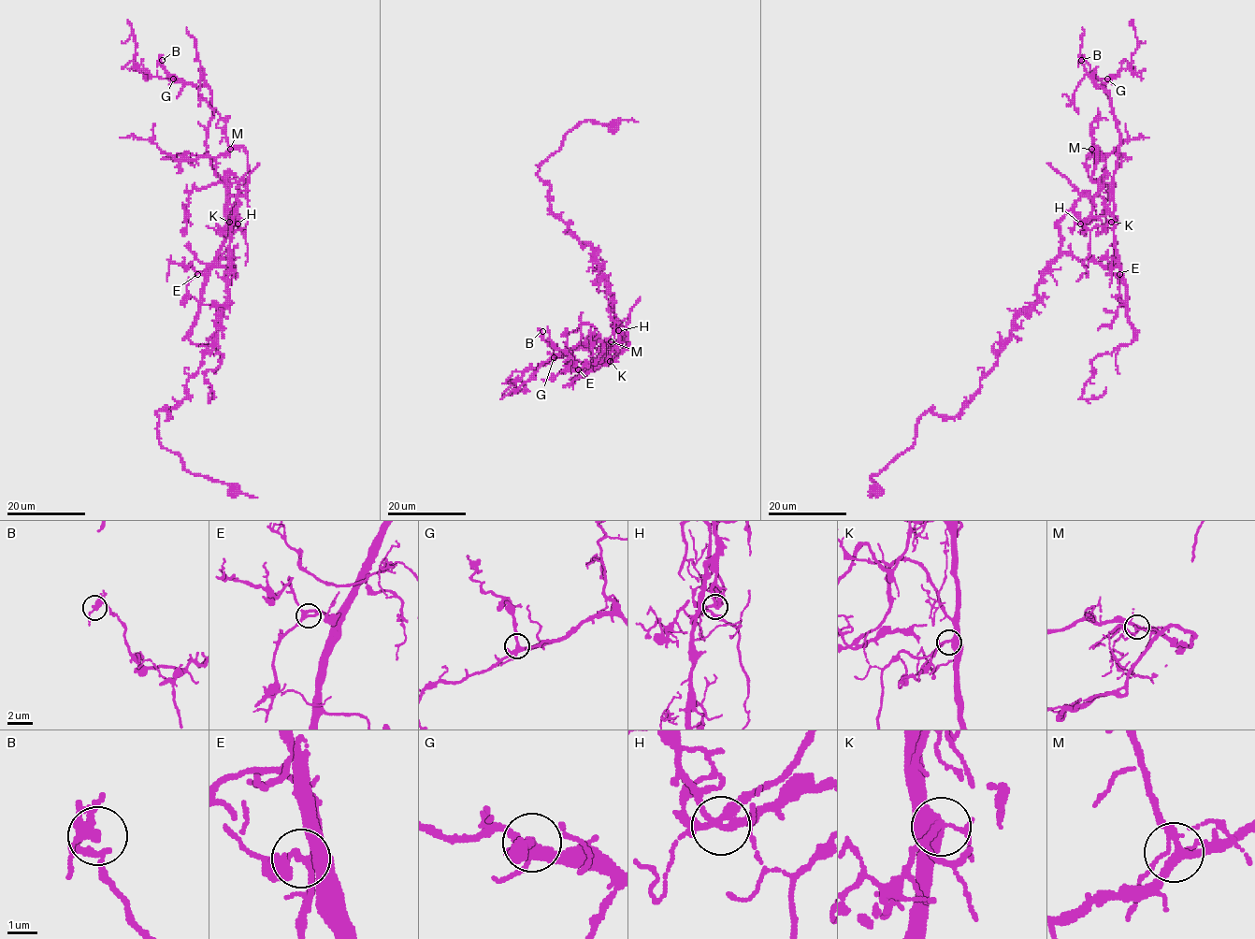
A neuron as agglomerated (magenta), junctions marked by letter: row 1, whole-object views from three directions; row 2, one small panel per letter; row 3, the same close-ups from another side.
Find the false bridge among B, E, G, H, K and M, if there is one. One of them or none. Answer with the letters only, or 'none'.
H

